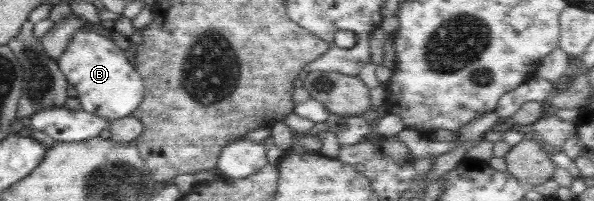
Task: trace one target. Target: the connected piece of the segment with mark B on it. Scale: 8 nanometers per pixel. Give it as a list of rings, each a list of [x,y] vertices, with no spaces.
[[[81,28],[72,36],[56,63],[68,84],[77,90],[83,110],[113,120],[129,116],[139,108],[141,100],[144,100],[143,92],[146,92],[144,80],[135,72],[127,72],[125,53],[111,38],[97,30]]]

